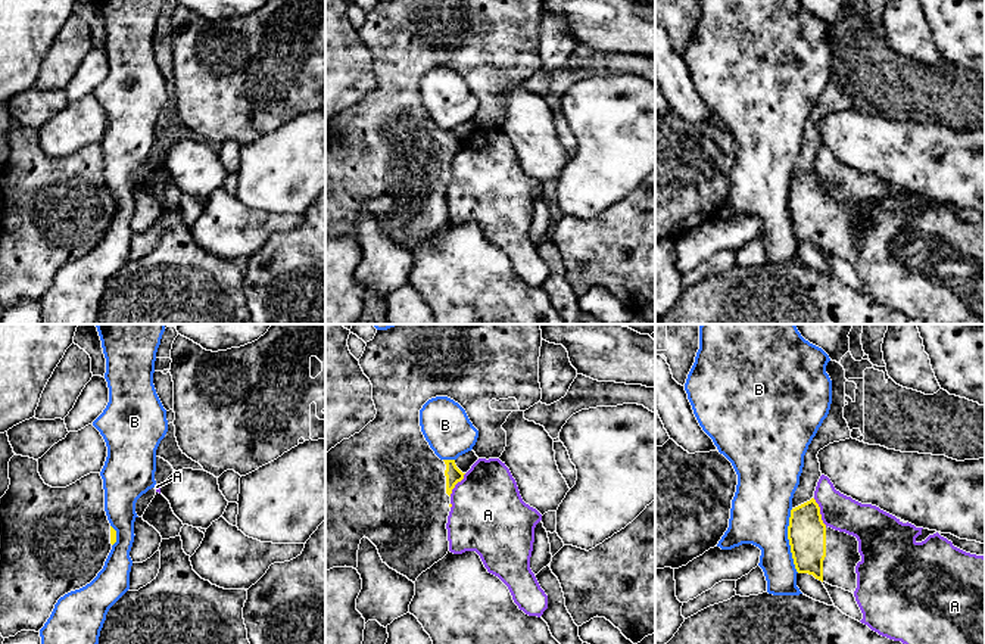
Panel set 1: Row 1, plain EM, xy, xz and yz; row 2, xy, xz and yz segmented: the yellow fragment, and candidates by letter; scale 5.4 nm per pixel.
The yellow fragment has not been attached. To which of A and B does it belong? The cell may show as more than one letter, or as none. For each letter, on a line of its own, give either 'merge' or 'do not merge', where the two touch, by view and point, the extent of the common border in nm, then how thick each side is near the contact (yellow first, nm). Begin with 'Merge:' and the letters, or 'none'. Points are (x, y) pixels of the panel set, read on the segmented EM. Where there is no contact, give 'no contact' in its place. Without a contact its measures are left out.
Merge: none
A: do not merge; contact yz (819, 513); length 180 nm; calibres 200 and 200 nm
B: do not merge; contact yz (789, 541); length 360 nm; calibres 200 and 320 nm

